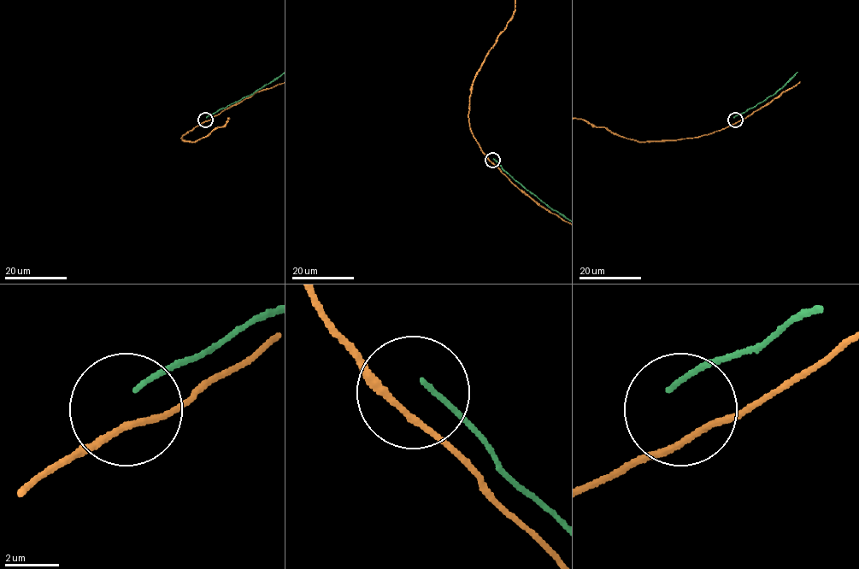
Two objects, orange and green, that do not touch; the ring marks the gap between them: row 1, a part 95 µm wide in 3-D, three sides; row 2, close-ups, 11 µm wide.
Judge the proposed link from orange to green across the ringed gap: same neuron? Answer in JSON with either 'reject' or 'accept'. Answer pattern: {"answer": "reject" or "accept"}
{"answer": "reject"}

